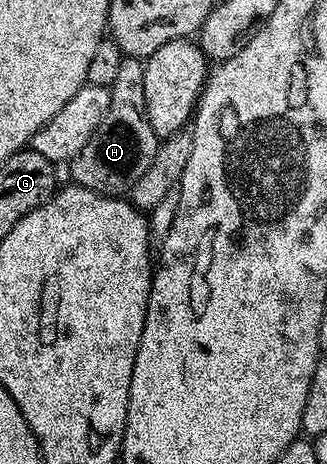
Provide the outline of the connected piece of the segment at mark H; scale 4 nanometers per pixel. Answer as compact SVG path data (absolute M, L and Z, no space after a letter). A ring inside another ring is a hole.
M126 56L123 60L119 73L115 75L115 84L109 87L111 104L107 108L107 116L103 116L99 128L95 128L87 148L83 148L83 152L79 152L79 156L69 163L76 185L91 188L100 194L125 196L132 191L135 180L147 172L151 160L155 160L159 139L145 111L144 71L142 59Z

